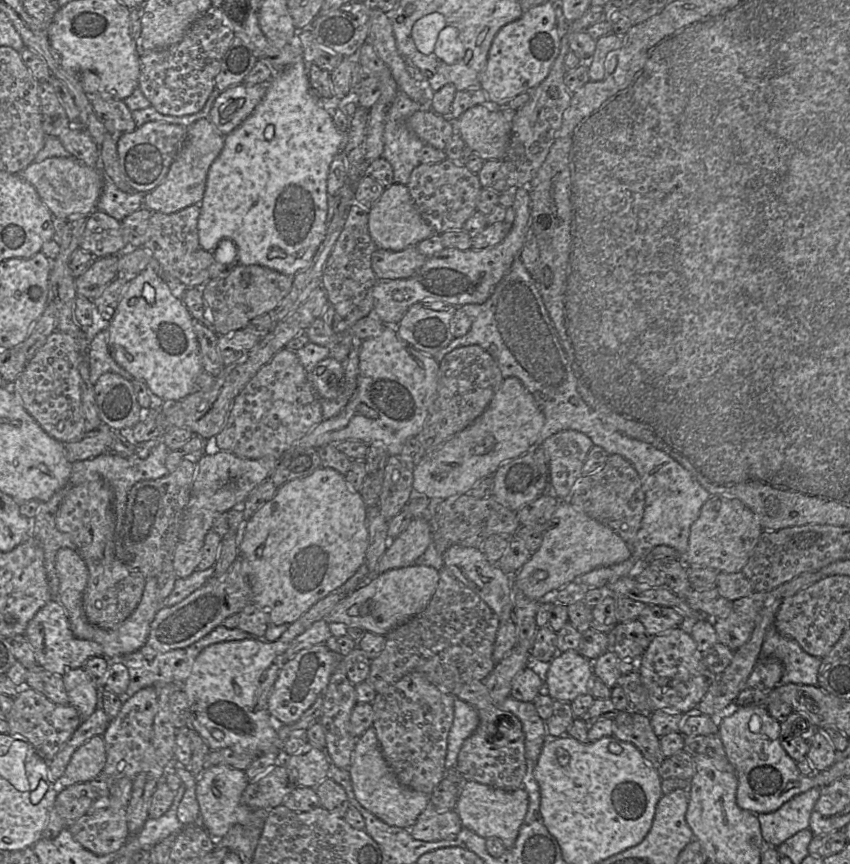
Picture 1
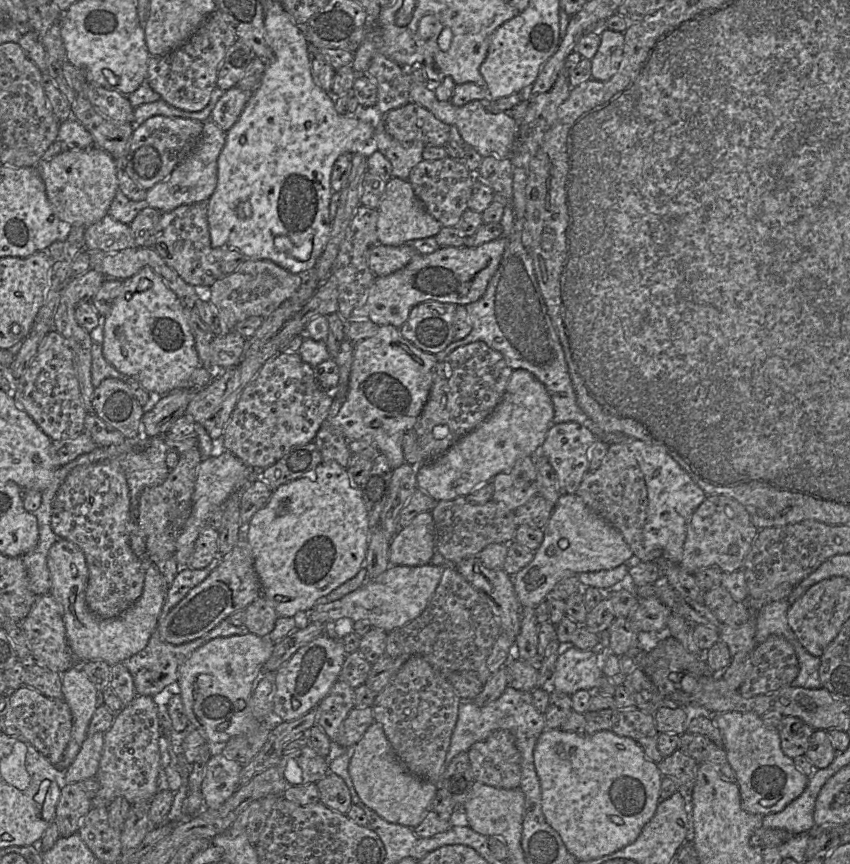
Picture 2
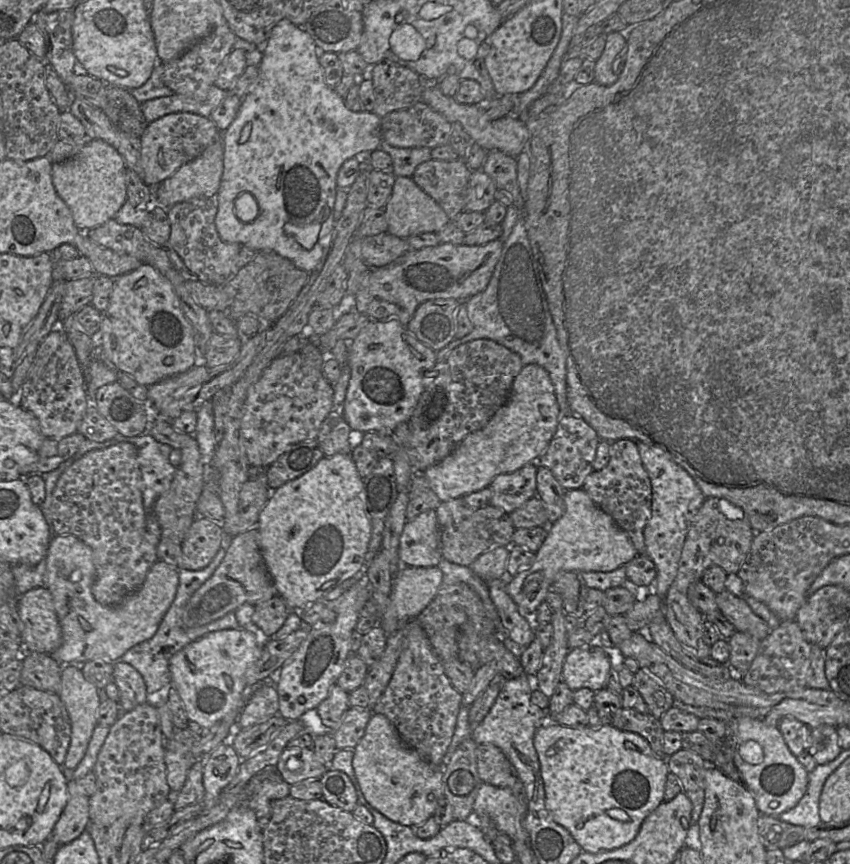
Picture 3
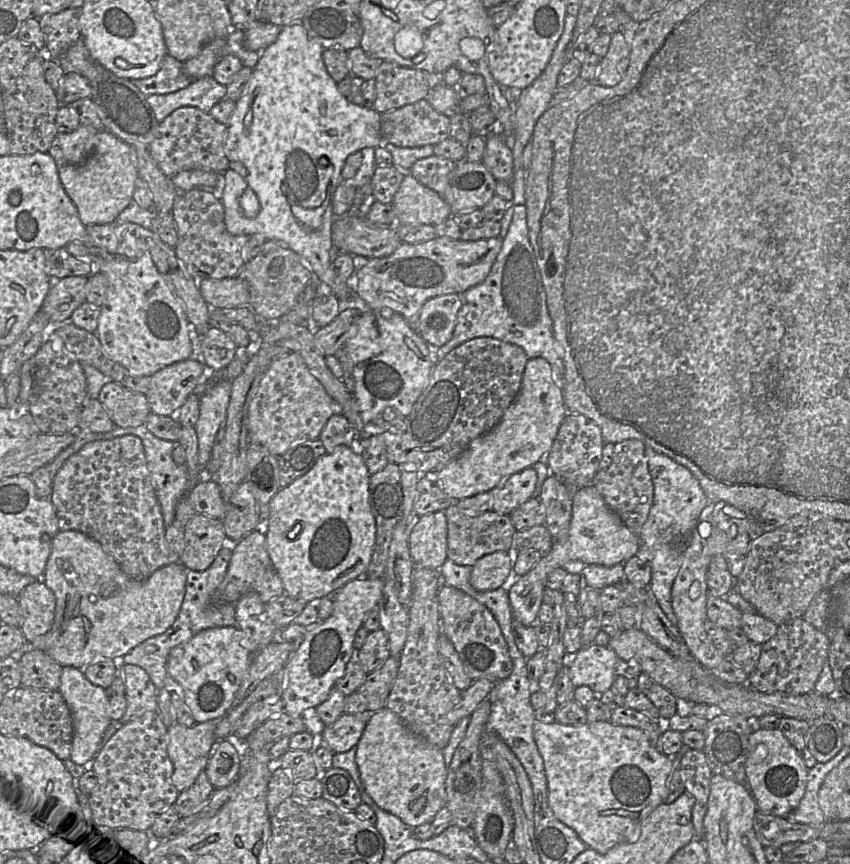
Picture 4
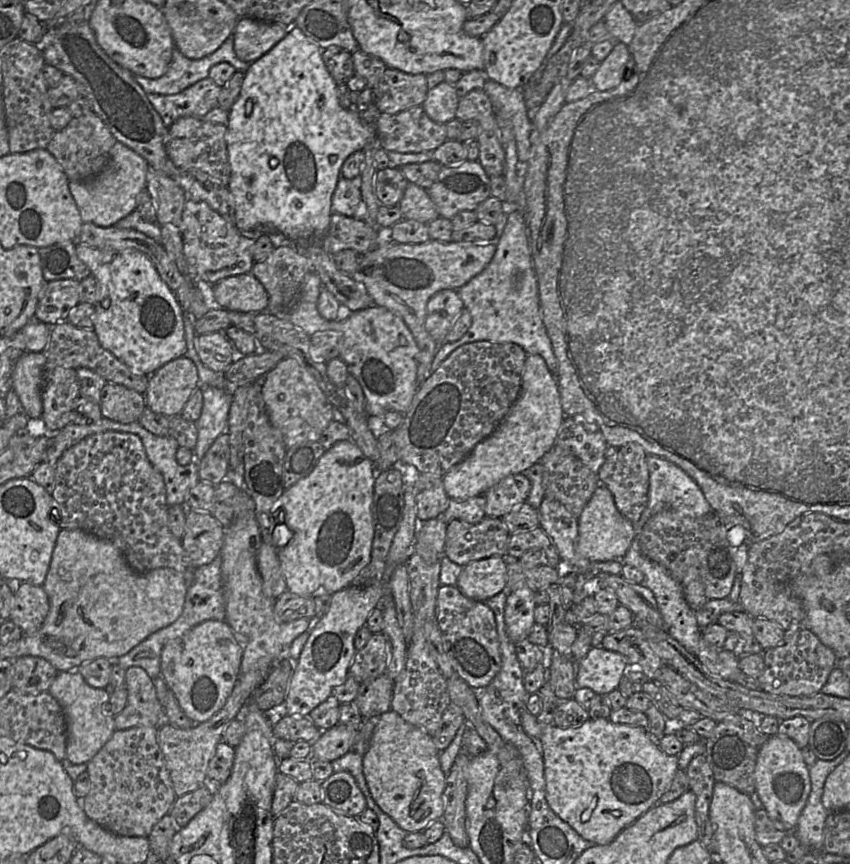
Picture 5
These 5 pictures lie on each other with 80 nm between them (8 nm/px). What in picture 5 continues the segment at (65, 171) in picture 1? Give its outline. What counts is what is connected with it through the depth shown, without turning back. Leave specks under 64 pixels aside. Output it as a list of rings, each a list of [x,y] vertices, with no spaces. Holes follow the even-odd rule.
[[[117,141],[110,150],[105,168],[96,176],[84,181],[69,181],[69,190],[80,211],[82,221],[101,227],[114,226],[137,208],[137,195],[146,187],[149,164],[134,150]]]

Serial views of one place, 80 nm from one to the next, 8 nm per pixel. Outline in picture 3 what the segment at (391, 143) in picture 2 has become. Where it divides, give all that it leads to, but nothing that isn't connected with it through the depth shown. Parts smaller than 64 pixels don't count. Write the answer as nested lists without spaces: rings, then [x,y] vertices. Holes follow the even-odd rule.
[[[382,140],[380,149],[386,152],[393,162],[393,174],[403,177],[412,177],[416,167],[431,158],[431,149],[397,148]]]

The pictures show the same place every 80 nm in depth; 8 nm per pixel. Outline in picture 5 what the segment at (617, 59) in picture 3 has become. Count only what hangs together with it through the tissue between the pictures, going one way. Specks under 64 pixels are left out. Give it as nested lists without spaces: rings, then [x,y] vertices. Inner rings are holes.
[[[616,42],[610,54],[601,61],[600,67],[593,75],[593,87],[601,91],[617,87],[623,80],[628,59],[628,45]]]

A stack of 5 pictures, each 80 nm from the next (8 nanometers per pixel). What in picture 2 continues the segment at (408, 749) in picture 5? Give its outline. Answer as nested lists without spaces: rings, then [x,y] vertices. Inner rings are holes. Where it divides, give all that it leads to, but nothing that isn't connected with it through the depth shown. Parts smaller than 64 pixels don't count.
[[[374,721],[352,748],[349,774],[362,802],[381,818],[410,828],[421,823],[431,809],[436,784],[413,775],[394,752],[383,727]]]

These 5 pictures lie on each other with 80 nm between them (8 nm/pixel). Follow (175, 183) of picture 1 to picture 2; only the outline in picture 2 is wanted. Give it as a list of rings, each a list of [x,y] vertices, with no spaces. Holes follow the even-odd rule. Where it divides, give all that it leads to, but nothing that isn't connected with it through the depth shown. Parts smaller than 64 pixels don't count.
[[[211,119],[204,121],[201,137],[189,153],[171,174],[147,190],[145,201],[149,207],[160,212],[169,212],[181,205],[207,201],[217,185],[217,161],[225,145],[226,133]]]

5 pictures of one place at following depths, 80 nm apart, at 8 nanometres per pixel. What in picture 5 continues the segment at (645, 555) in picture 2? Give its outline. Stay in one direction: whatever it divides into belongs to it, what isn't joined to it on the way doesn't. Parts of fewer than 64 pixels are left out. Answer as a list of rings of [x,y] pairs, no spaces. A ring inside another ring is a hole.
[[[637,443],[620,447],[613,473],[601,484],[612,493],[618,511],[632,523],[638,522],[647,506],[650,484],[644,449]]]

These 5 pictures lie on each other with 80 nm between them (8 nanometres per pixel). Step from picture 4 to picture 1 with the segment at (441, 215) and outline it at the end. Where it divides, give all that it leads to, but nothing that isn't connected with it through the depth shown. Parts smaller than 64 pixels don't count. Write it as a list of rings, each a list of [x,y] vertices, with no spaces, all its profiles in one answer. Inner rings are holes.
[[[397,183],[385,188],[379,200],[370,209],[368,229],[373,242],[379,249],[394,252],[416,246],[435,234],[434,229],[419,214],[407,185]]]

